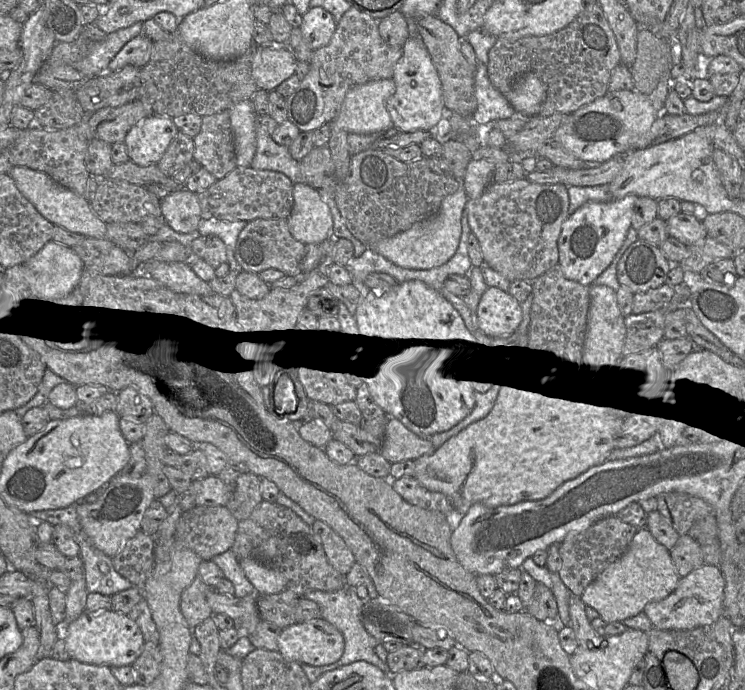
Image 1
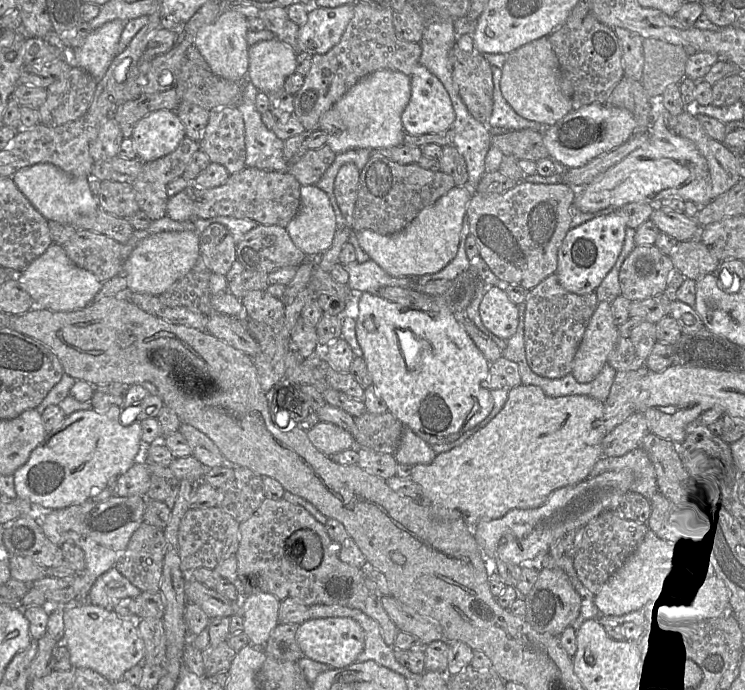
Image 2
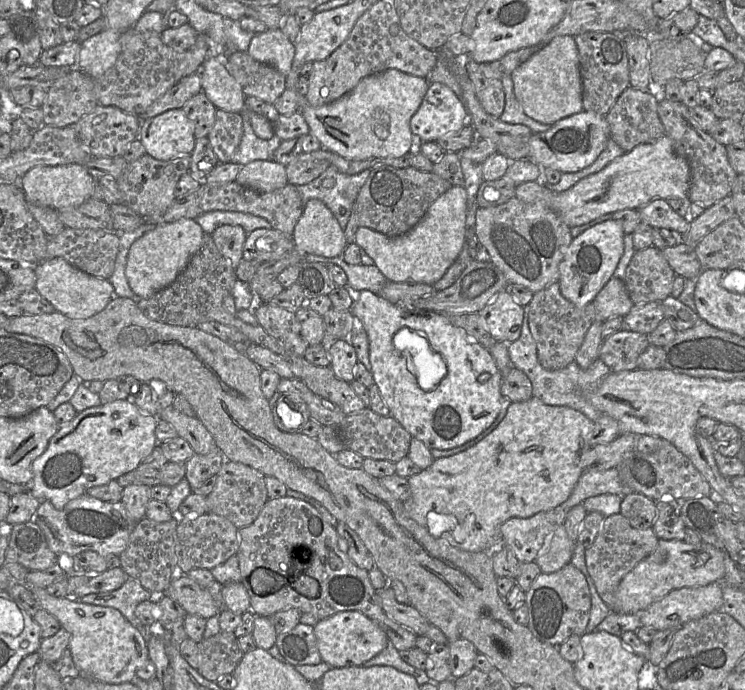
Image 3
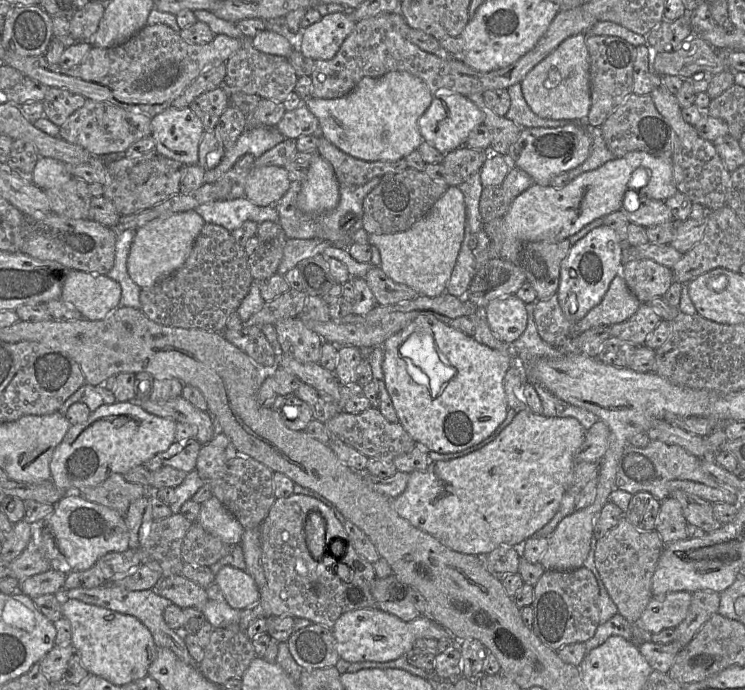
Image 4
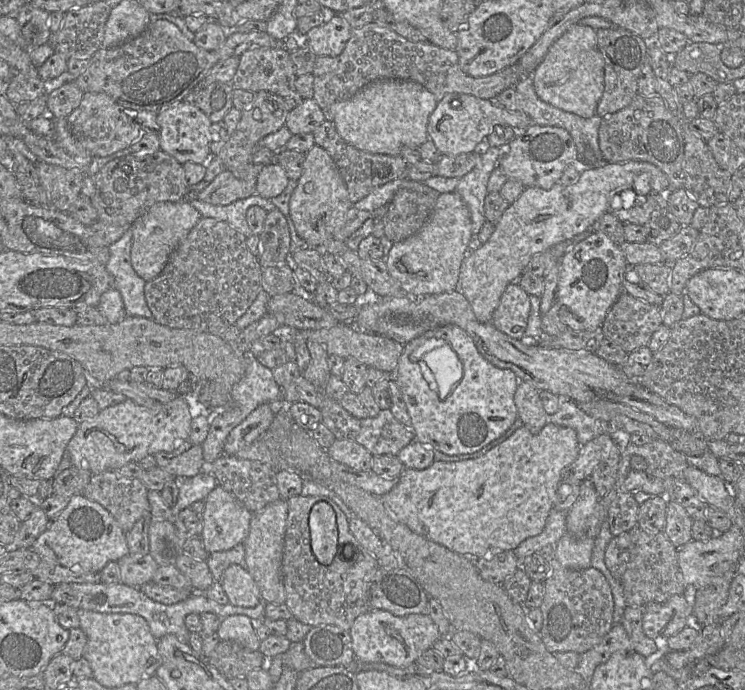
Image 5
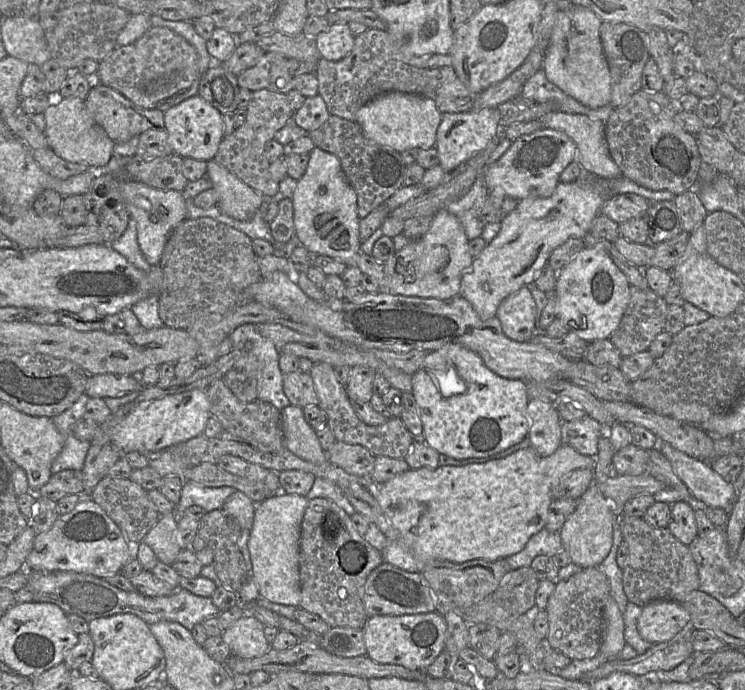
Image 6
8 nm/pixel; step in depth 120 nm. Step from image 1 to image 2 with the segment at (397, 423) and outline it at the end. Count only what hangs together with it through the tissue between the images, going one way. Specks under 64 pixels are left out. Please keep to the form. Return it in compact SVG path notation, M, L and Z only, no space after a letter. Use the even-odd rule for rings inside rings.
M404 426L400 444L394 453L400 464L430 464L436 454L429 443L419 437L411 428Z

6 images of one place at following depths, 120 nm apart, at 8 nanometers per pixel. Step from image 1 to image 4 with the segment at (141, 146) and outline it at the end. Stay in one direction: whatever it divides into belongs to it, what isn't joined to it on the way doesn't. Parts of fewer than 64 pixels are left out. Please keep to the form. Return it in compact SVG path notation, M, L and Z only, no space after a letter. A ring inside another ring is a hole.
M169 107L151 118L155 151L186 166L197 165L203 134L200 118L189 107Z

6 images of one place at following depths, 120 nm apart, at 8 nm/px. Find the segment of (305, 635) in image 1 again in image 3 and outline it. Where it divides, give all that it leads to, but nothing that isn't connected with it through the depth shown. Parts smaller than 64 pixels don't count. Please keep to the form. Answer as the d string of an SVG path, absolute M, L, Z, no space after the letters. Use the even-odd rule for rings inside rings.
M342 611L318 621L314 626L322 662L333 668L361 666L380 653L389 643L385 631L359 611Z

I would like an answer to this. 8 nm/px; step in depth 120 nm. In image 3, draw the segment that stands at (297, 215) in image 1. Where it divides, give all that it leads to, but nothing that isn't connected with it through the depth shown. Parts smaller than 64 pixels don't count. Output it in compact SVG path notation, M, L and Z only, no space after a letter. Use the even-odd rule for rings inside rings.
M310 199L304 204L291 237L295 248L301 253L327 258L341 256L348 245L338 221L318 199Z

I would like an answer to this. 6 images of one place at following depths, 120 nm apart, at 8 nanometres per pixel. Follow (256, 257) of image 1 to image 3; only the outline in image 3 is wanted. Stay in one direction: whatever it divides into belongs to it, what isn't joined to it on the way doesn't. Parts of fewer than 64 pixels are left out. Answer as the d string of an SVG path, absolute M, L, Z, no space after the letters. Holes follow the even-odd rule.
M273 228L256 229L247 234L242 259L264 263L280 259L294 250L295 244L288 236Z

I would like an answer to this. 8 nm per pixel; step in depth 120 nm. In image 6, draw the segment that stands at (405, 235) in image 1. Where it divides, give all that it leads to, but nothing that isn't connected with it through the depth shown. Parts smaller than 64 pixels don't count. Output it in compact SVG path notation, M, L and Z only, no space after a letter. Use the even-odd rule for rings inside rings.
M442 208L435 214L429 230L422 237L411 240L386 260L386 290L403 296L442 300L453 298L460 295L462 275L470 269L473 260L463 225L447 208Z

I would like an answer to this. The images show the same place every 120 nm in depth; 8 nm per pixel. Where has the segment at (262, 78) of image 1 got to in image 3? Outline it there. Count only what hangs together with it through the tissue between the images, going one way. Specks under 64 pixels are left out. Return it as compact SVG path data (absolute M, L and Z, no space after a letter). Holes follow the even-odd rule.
M276 28L257 33L251 39L247 53L256 61L269 64L287 76L292 69L295 50L295 43L280 28Z

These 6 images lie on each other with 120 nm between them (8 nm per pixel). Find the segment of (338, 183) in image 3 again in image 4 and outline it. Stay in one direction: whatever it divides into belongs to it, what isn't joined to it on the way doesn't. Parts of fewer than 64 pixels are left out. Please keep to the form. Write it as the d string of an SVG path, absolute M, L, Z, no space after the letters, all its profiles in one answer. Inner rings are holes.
M374 177L362 186L340 184L340 199L337 207L320 215L306 214L297 208L296 199L301 190L301 182L293 181L286 193L273 205L278 212L278 223L284 229L287 239L325 239L332 244L331 246L346 249L352 244L354 234L362 228L363 201L378 185L380 179L381 177Z

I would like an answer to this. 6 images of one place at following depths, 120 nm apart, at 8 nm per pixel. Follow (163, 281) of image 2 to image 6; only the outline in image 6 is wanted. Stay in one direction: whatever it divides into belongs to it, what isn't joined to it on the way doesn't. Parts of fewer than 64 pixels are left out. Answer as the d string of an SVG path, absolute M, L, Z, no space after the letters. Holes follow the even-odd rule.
M121 181L120 192L130 218L137 223L137 241L145 260L151 266L158 265L171 231L188 219L186 199L182 192L163 191L135 181Z

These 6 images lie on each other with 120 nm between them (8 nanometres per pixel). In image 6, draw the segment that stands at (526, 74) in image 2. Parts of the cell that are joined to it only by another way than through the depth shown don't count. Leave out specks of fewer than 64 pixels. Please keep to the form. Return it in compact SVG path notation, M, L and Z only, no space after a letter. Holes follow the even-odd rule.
M574 5L567 11L558 10L542 67L551 83L591 109L609 105L611 101L611 74L600 35L602 22L582 5Z

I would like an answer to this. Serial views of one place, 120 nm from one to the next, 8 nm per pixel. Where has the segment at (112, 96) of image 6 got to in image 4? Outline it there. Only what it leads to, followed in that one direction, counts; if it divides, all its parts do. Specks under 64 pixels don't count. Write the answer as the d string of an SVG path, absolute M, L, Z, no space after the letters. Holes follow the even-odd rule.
M86 99L84 105L60 126L59 137L79 145L95 156L125 152L133 143L151 135L151 118L120 108L108 102Z

